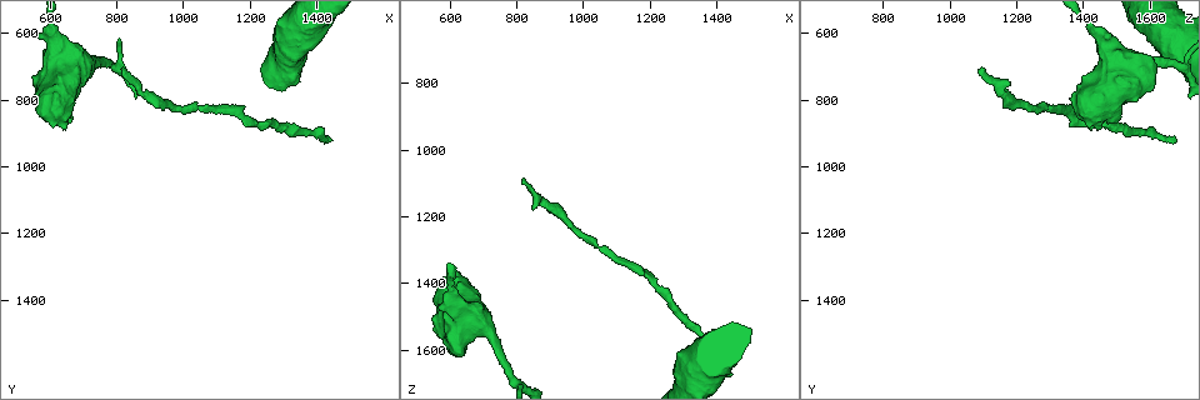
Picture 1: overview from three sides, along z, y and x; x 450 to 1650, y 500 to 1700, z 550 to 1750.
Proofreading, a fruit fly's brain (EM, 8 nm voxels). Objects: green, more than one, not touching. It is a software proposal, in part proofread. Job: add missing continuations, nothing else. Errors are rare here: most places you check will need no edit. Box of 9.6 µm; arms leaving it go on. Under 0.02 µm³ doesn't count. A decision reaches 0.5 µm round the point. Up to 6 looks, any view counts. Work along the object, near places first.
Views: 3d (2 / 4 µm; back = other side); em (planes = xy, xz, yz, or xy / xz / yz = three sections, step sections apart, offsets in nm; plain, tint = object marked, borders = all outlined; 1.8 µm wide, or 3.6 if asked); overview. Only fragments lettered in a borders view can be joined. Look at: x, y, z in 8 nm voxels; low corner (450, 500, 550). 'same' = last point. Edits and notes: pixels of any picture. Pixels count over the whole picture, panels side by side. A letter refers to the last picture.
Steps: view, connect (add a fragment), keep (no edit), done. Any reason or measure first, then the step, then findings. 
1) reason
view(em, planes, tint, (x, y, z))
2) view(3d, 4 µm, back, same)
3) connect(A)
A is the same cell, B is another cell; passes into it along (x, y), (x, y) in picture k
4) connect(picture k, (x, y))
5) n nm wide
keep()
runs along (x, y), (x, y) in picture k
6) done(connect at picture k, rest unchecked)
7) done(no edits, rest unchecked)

narrows sharply
view(em, planes, tint, (1050, 820, 1290))

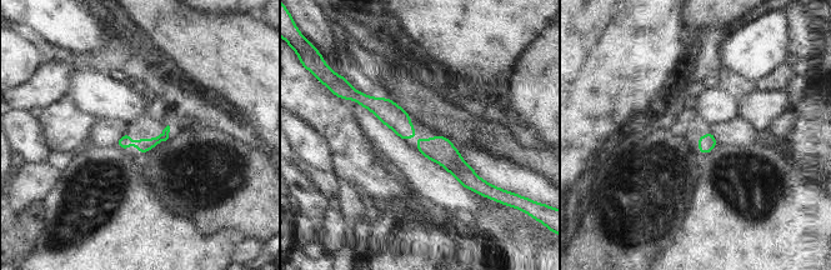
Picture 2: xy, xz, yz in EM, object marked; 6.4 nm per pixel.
view(em, planes, borders, same)

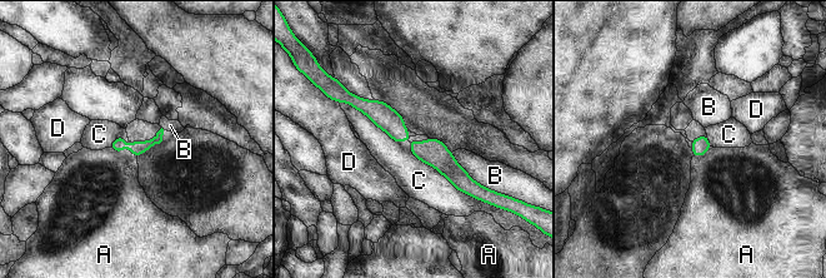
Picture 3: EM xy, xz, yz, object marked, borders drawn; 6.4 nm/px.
90 nm wide
keep()
A, B, C and D are other cells; no lettered fragment goes on from it

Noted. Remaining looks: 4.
branch stops here
view(3d, 4 µm, back, (640, 890, 1460))

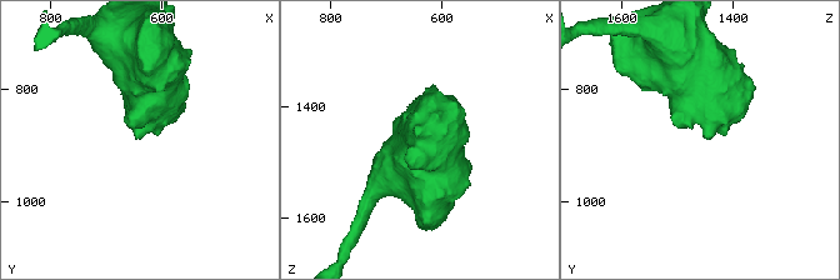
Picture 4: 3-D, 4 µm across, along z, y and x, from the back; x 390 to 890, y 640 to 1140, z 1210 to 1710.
view(em, 3.6 µm, planes, borders, (645, 885, 1455))

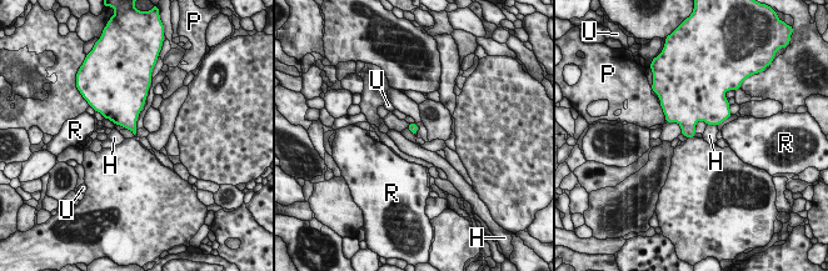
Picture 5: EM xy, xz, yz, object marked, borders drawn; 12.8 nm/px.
keep()
H, P, R and U are other cells; border along (707, 124), (717, 126) in picture 5; none of them fits

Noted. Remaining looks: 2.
tapers out
view(em, 3.6 µm, xz, step 8, plain, (810, 700, 1110))

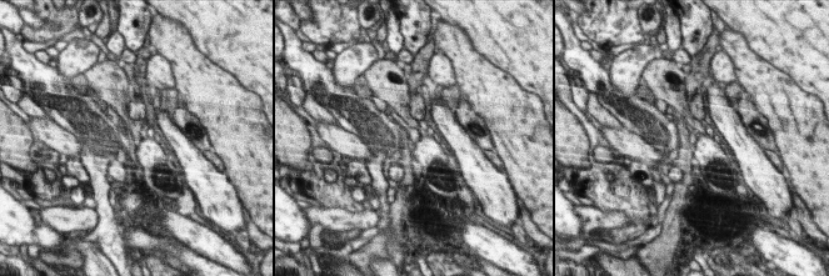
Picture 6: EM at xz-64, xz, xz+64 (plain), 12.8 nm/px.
view(em, 3.6 µm, xz, step 8, borders, same)

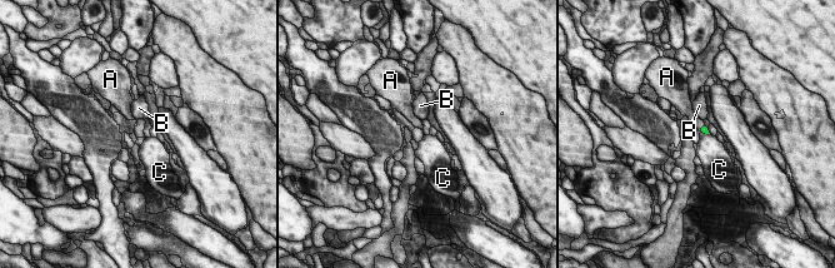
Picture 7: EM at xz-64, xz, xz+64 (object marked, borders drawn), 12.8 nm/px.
100 nm wide
connect(A)
A is the same cell, B and C are other cells; passes into it along (704, 129), (701, 128), (698, 123) in picture 7; the cell continues

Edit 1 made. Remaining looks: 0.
done(connect at picture 7, rest unchecked)

